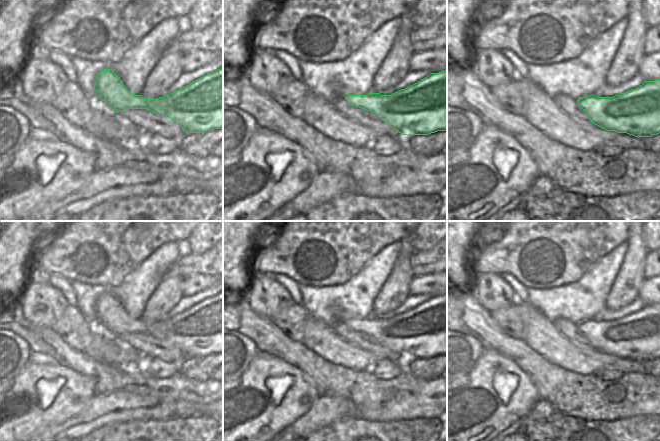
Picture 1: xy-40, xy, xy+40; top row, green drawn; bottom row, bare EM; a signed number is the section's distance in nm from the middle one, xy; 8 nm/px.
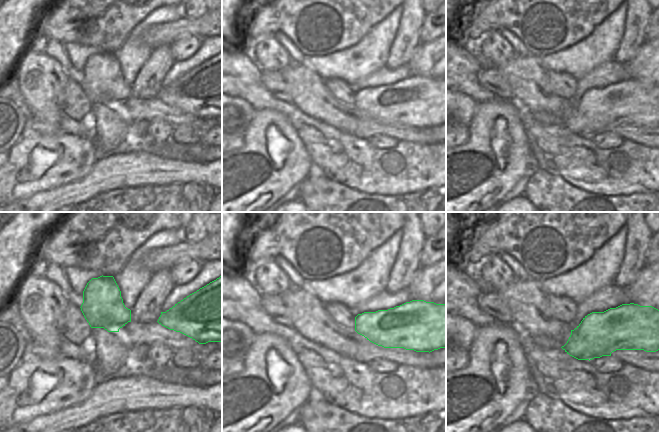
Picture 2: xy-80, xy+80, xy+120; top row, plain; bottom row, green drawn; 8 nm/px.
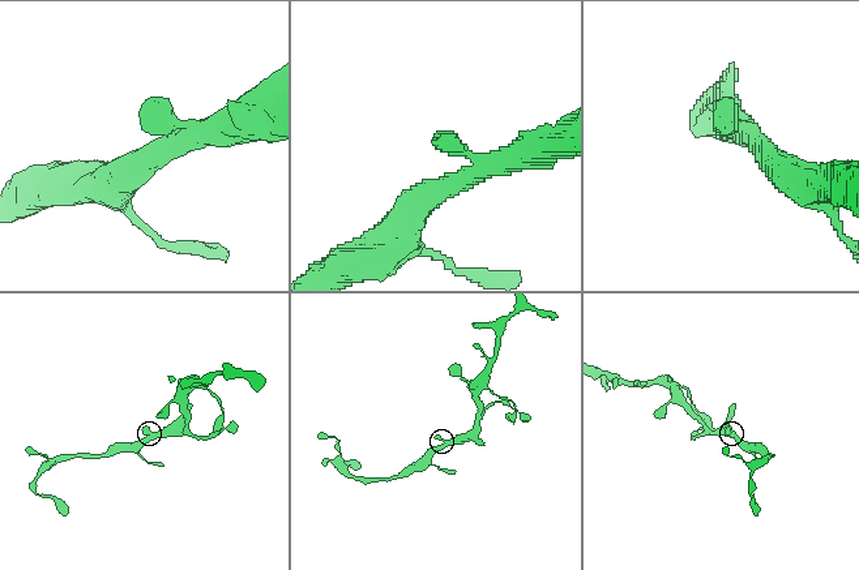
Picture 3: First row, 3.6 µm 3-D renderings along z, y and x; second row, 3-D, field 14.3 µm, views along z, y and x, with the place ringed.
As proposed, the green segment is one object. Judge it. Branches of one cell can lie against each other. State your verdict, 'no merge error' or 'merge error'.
no merge error

